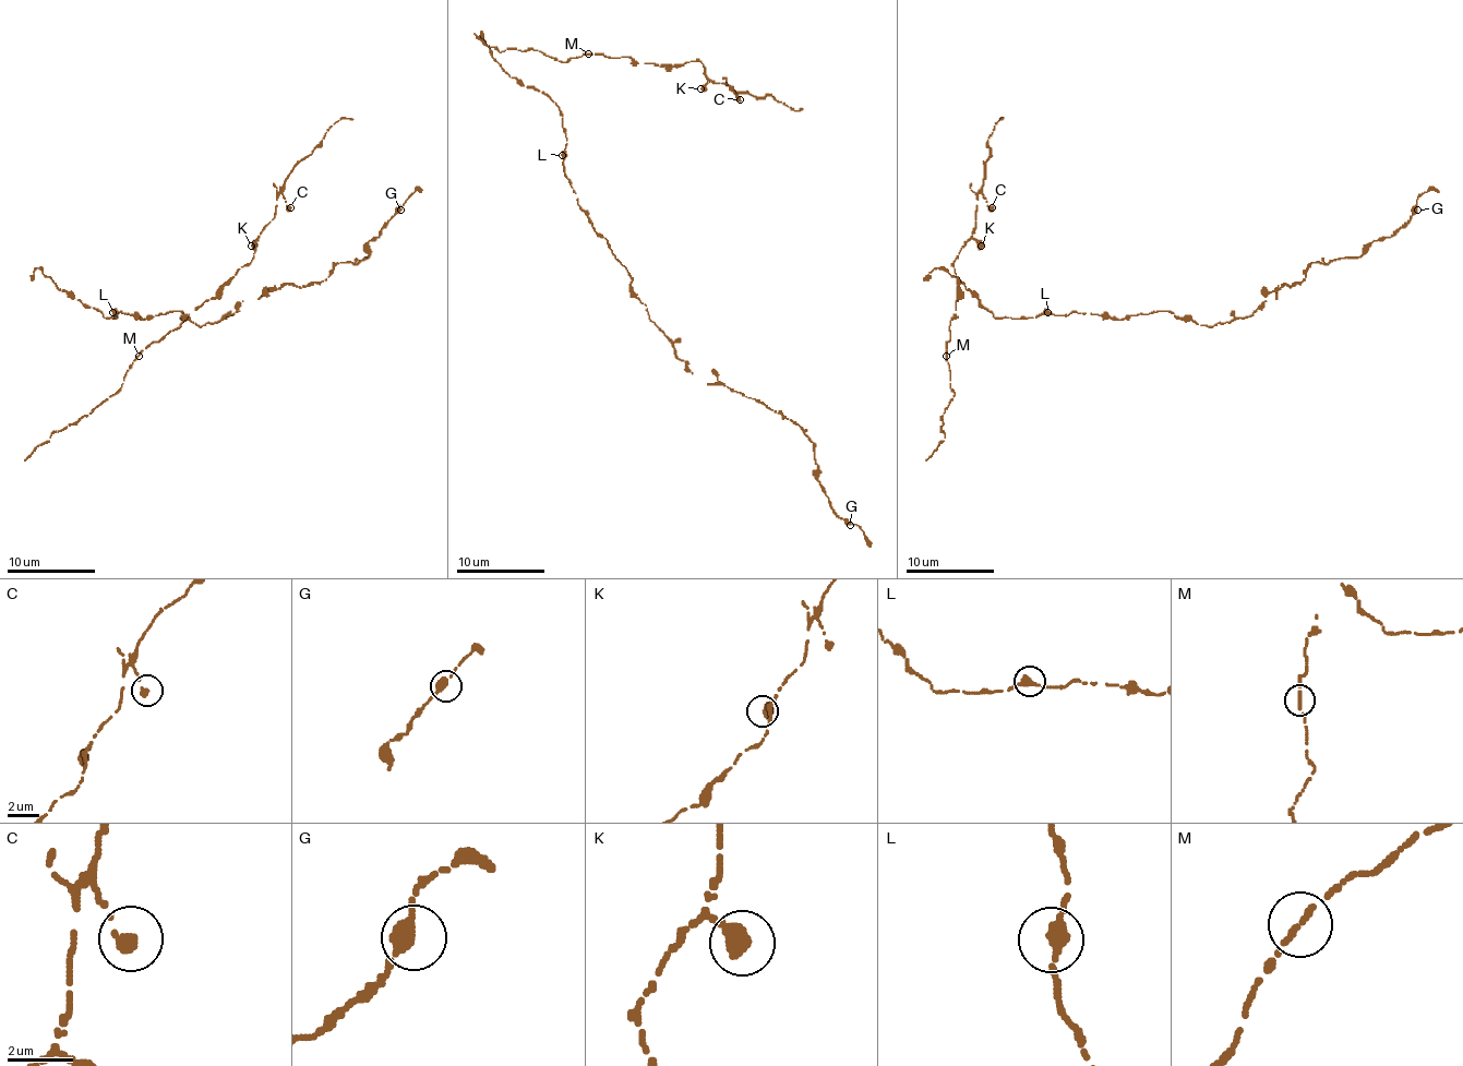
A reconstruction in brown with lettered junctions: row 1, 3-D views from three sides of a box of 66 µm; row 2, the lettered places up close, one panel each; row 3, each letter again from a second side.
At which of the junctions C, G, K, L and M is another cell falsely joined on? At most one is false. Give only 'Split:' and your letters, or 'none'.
Split: none

